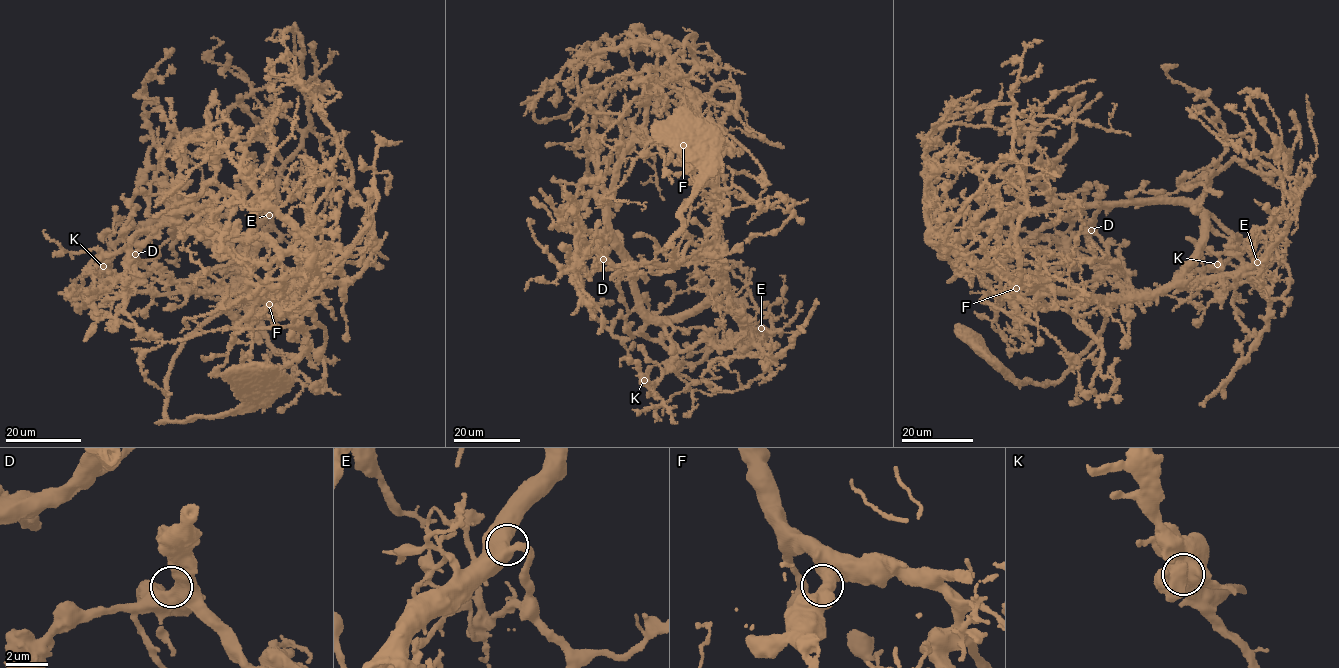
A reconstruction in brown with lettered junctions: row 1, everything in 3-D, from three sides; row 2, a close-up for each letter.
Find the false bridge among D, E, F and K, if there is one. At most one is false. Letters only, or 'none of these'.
K

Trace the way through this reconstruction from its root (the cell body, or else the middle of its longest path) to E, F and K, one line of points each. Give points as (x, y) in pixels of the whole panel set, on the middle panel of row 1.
E: (682, 132), (700, 172), (671, 263), (688, 245), (708, 242), (729, 305), (761, 328)
F: (682, 132), (700, 172), (672, 242), (673, 266), (688, 245), (712, 240), (717, 202), (713, 170), (683, 145)
K: (682, 132), (700, 172), (670, 260), (708, 242), (721, 277), (667, 327), (670, 365), (654, 386), (644, 380)

